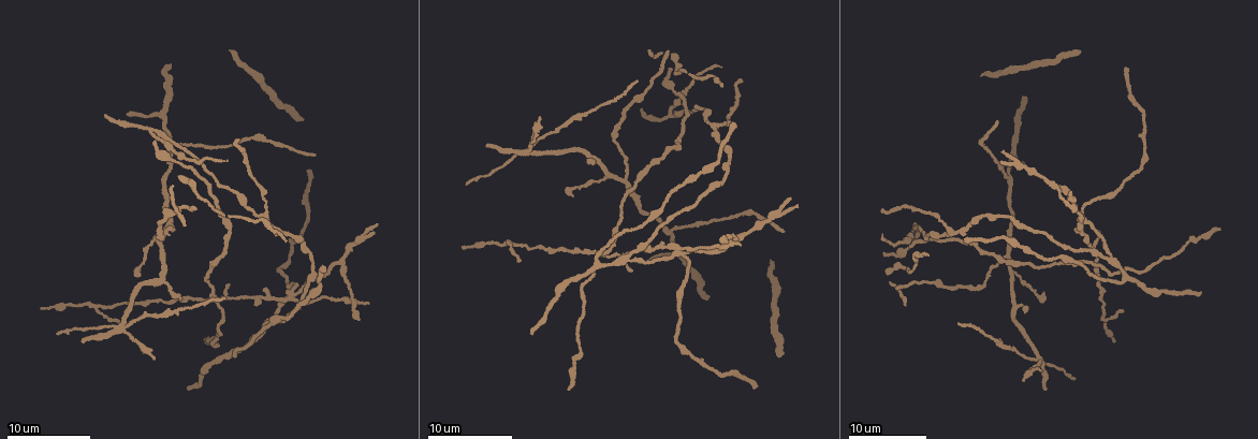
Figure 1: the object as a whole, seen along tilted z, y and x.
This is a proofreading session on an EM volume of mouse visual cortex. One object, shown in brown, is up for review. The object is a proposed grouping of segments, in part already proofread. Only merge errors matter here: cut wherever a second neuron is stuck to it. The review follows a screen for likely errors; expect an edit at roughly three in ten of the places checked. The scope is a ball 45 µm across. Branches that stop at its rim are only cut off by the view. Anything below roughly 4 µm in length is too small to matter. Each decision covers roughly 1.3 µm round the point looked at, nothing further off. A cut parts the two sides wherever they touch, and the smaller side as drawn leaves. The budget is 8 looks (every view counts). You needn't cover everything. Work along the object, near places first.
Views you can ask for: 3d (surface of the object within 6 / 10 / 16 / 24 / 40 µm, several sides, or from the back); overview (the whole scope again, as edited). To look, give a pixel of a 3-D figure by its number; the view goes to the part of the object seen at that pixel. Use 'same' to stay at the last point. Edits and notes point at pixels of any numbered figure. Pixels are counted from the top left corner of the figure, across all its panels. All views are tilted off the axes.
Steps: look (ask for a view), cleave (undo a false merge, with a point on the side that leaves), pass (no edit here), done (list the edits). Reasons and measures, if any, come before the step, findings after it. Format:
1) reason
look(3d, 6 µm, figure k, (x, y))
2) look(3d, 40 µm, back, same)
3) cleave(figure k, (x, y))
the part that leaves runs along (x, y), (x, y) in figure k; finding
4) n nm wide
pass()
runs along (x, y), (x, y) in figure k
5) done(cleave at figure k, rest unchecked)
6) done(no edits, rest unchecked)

look(3d, 10 µm, figure 1, (595, 260))

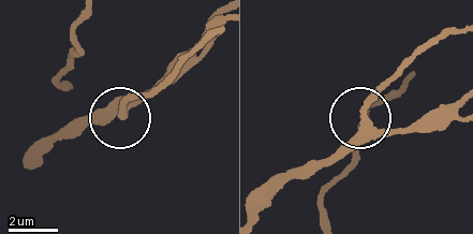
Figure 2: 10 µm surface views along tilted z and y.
290 nm wide
pass()
runs along (462, 101), (399, 130), (363, 126), (327, 161) in figure 2; continuous, no second neuron

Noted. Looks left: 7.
look(3d, 6 µm, figure 1, (1011, 274))

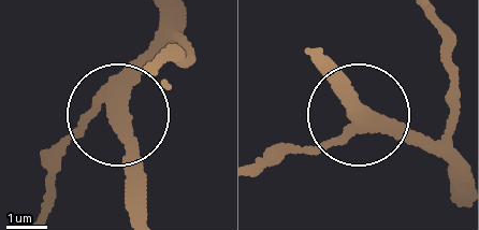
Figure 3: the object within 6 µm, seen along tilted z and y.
cleave(figure 3, (67, 138))
the part that leaves runs along (98, 96), (59, 151), (38, 213) in figure 3; two neurons meet here

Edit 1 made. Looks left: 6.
redraw
look(overview)

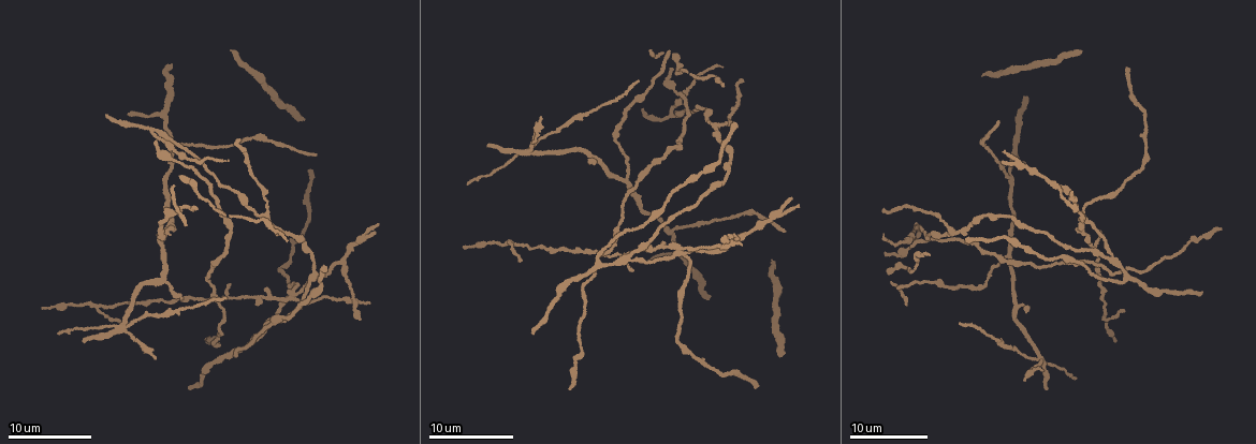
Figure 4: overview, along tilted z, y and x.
look(3d, 10 µm, figure 4, (672, 229))

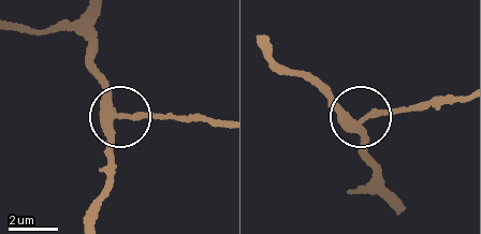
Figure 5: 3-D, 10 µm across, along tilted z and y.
side arm 14 µm
pass()
runs along (268, 40), (282, 72), (360, 120), (370, 158) in figure 5; all the same neuron

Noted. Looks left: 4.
four-way junction
look(3d, 16 µm, figure 4, (121, 326))

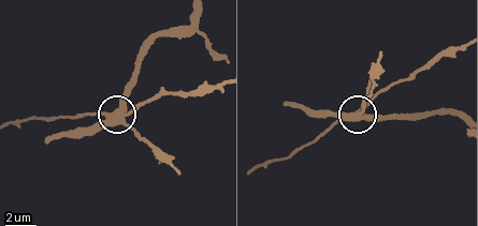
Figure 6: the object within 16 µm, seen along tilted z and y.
cleave(figure 6, (91, 115))
the part that leaves runs along (115, 116), (129, 112), (159, 96), (219, 83) in figure 6; a second neuron is stuck on

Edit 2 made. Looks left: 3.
done(cleave at figure 3, cleave at figure 6, rest unchecked)

